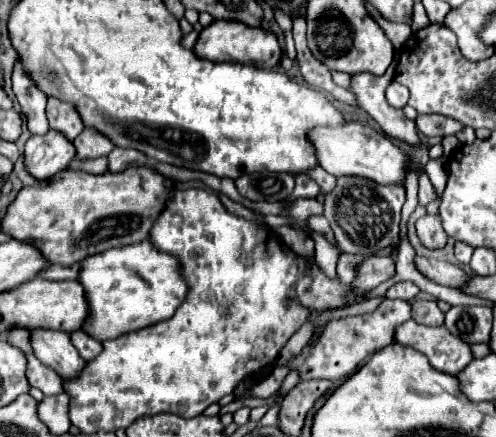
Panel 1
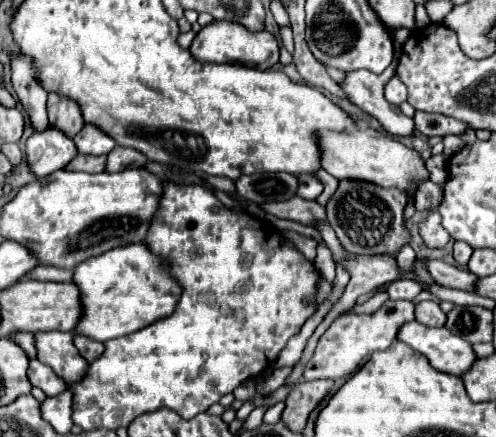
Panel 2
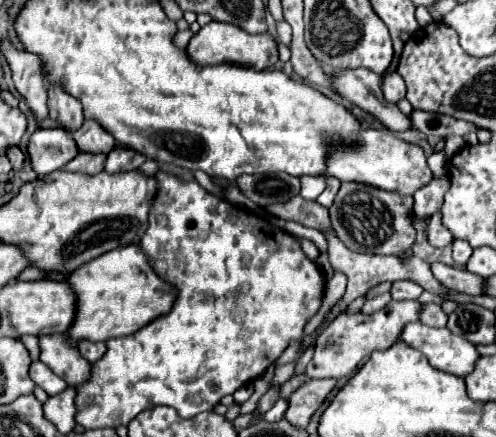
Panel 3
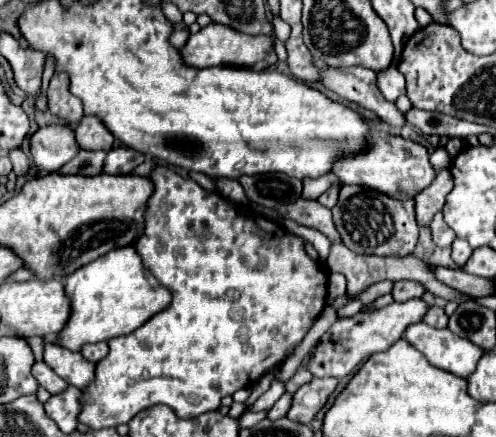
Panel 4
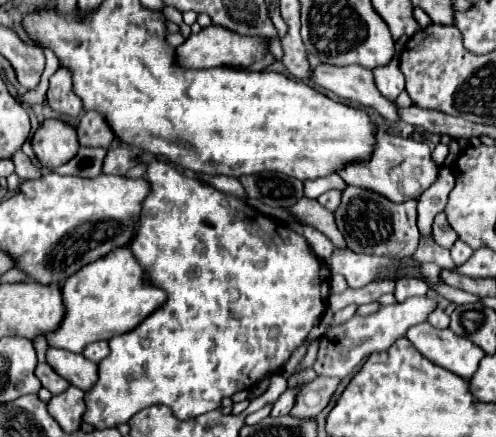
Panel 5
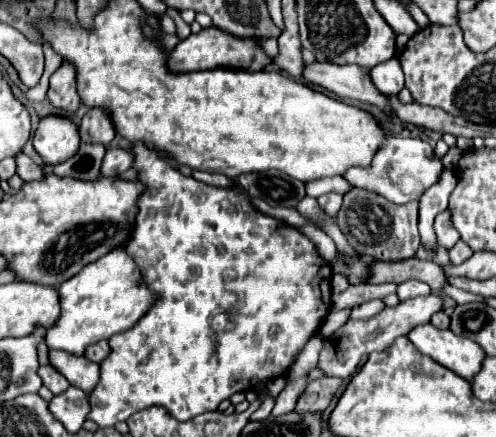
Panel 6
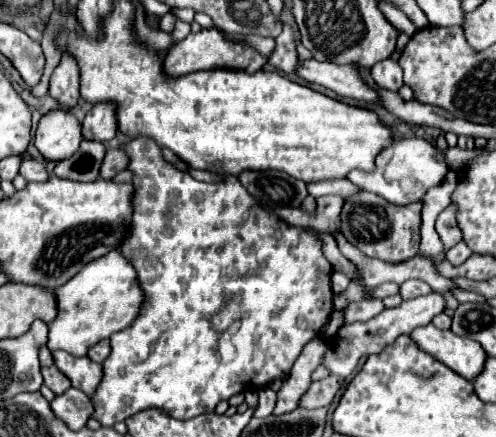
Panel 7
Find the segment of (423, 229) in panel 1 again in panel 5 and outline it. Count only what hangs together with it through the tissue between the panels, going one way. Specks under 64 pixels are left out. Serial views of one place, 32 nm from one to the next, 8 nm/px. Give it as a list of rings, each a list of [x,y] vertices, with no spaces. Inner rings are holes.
[[[444,212],[434,218],[432,230],[434,230],[434,242],[440,244],[440,246],[444,246],[444,248],[452,248],[454,242],[458,240],[456,232],[454,232],[454,230],[450,228],[450,224],[446,222],[446,214],[444,214]]]

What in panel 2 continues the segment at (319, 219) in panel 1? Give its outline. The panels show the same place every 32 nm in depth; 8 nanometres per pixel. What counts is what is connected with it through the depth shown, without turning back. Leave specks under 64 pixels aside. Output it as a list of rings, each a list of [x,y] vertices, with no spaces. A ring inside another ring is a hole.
[[[316,224],[316,230],[322,234],[322,238],[324,238],[326,246],[330,248],[332,258],[334,258],[334,264],[336,264],[336,266],[344,266],[344,268],[348,270],[348,274],[350,274],[350,282],[348,282],[346,290],[344,290],[344,294],[342,294],[342,298],[338,300],[338,304],[334,304],[334,306],[332,306],[331,310],[316,328],[312,336],[308,339],[301,358],[294,365],[292,373],[285,382],[286,385],[294,385],[302,380],[304,368],[312,358],[320,336],[340,314],[348,312],[348,310],[356,304],[356,298],[358,298],[358,296],[362,296],[362,294],[370,294],[370,292],[372,292],[372,290],[376,290],[378,286],[386,284],[386,282],[394,282],[394,280],[398,280],[398,278],[402,276],[402,270],[398,268],[398,262],[396,262],[396,258],[394,258],[394,256],[362,256],[362,254],[348,254],[348,252],[346,252],[346,248],[342,248],[342,246],[340,246],[340,240],[338,240],[338,238],[336,238],[336,234],[332,232],[330,224]]]

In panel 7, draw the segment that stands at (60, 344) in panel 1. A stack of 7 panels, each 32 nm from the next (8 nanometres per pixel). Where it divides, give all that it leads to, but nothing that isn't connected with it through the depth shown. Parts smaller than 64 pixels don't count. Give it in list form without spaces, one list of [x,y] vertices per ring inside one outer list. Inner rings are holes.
[[[54,352],[54,364],[70,378],[74,388],[80,388],[84,394],[92,396],[104,376],[102,364],[88,360],[88,356],[84,358],[74,358],[66,352]]]

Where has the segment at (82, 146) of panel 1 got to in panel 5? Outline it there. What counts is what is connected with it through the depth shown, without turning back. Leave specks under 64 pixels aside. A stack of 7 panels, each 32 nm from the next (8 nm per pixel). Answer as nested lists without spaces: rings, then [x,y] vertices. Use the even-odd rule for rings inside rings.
[[[86,112],[78,124],[78,140],[82,146],[108,148],[114,140],[114,132],[100,112]]]

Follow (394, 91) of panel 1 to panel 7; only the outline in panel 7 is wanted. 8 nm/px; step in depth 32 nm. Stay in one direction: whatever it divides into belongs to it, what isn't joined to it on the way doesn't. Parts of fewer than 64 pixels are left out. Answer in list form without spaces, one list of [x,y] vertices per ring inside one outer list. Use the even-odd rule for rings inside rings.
[[[380,60],[370,68],[370,74],[374,82],[380,88],[388,90],[398,90],[402,86],[402,68],[394,60]]]

